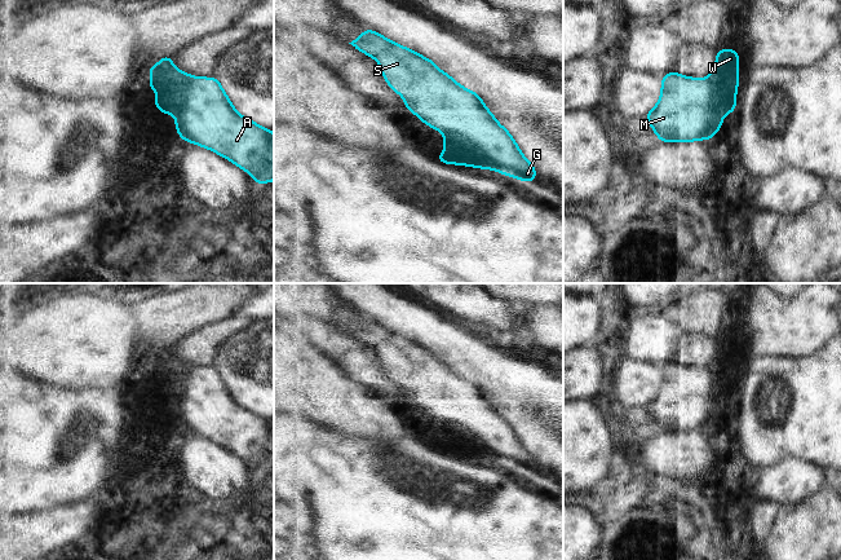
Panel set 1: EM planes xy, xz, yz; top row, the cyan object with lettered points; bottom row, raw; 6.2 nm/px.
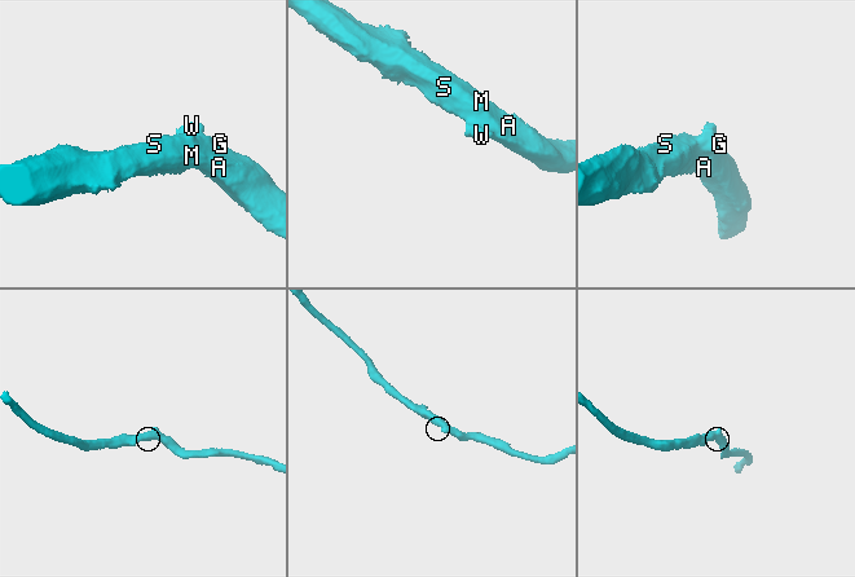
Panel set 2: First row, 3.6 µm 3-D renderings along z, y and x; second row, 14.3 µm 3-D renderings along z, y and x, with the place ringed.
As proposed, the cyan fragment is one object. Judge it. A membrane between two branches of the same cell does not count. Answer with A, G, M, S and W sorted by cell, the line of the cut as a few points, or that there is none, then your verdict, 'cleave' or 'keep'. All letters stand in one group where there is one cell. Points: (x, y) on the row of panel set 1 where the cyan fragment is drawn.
A G M S W | no cut | keep

